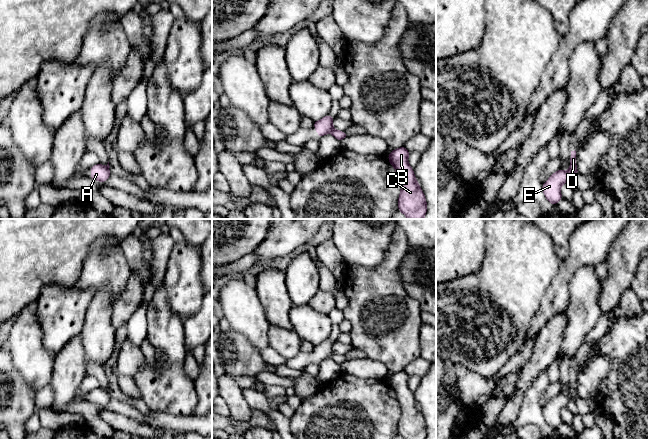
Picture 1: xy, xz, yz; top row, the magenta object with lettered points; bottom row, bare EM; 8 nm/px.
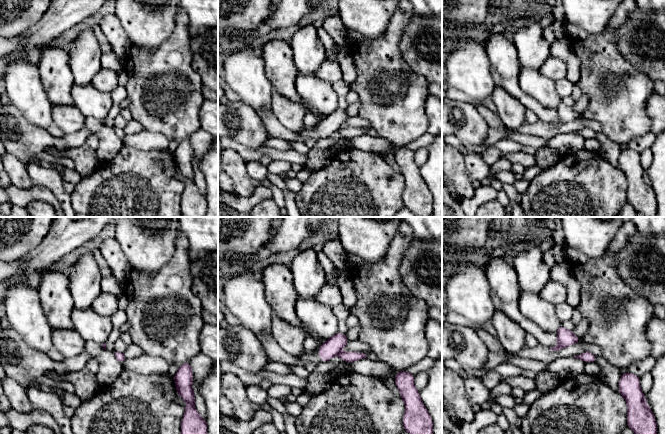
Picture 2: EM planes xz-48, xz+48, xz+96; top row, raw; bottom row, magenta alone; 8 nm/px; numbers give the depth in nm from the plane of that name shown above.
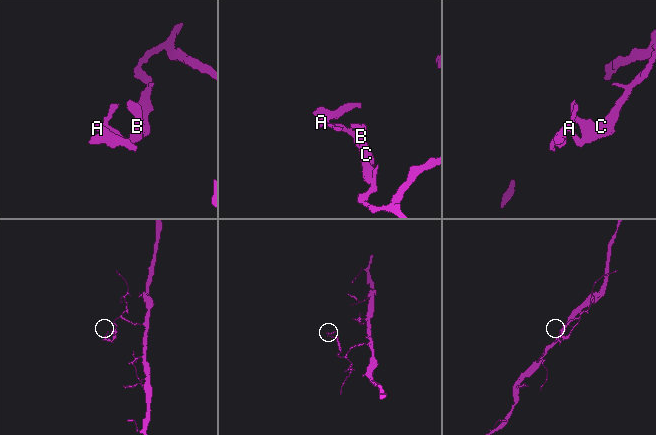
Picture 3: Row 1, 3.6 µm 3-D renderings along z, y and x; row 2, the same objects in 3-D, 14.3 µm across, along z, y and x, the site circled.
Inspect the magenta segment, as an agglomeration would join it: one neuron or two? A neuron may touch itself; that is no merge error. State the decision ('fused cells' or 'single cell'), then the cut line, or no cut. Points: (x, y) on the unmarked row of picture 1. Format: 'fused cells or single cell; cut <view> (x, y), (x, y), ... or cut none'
fused cells; cut xz (332, 352), (329, 355)

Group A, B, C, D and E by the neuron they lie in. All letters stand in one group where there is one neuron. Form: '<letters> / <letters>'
A E / B C D

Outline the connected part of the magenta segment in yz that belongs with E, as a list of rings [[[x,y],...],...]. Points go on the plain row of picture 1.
[[[558,393],[542,408],[543,417],[549,427],[555,430],[563,422],[560,412],[567,407],[570,400],[571,397],[569,395]]]

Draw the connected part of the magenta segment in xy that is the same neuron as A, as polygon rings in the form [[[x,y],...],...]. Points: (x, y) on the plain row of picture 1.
[[[96,388],[90,391],[90,402],[99,406],[105,406],[111,400],[109,393],[103,388]]]

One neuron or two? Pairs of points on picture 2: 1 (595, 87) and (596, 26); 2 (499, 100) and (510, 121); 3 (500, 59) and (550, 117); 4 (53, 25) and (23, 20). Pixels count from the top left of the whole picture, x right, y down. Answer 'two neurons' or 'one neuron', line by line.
1: two neurons
2: one neuron
3: one neuron
4: two neurons

